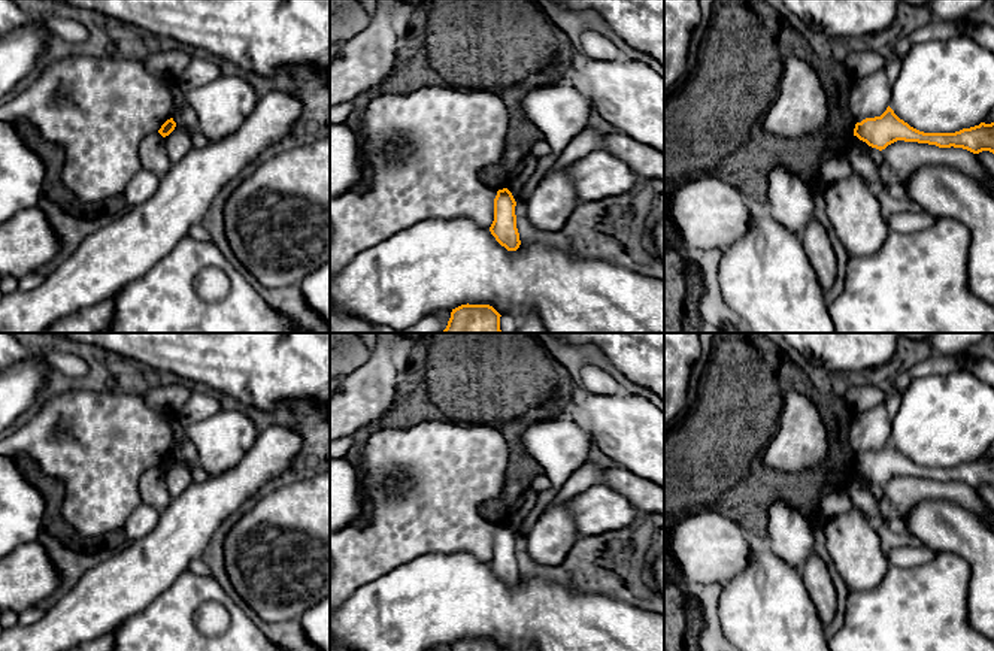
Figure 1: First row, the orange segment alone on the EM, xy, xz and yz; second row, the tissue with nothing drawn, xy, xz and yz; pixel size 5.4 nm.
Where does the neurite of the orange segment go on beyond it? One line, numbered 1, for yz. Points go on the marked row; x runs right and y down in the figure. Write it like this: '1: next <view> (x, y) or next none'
1: next none

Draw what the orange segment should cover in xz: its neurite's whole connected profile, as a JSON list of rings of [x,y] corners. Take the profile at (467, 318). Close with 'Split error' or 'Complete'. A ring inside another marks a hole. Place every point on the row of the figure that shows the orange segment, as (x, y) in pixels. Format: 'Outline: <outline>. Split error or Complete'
Outline: [[[461,305],[442,333],[501,333],[500,314],[490,305]]]. Complete

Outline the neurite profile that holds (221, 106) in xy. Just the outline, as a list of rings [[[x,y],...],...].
[[[225,75],[191,88],[181,97],[194,109],[200,131],[209,142],[218,142],[237,131],[258,100],[248,81]]]

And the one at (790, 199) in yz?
[[[776,164],[769,172],[767,206],[773,218],[798,237],[815,217],[810,185],[793,175],[784,164]]]

